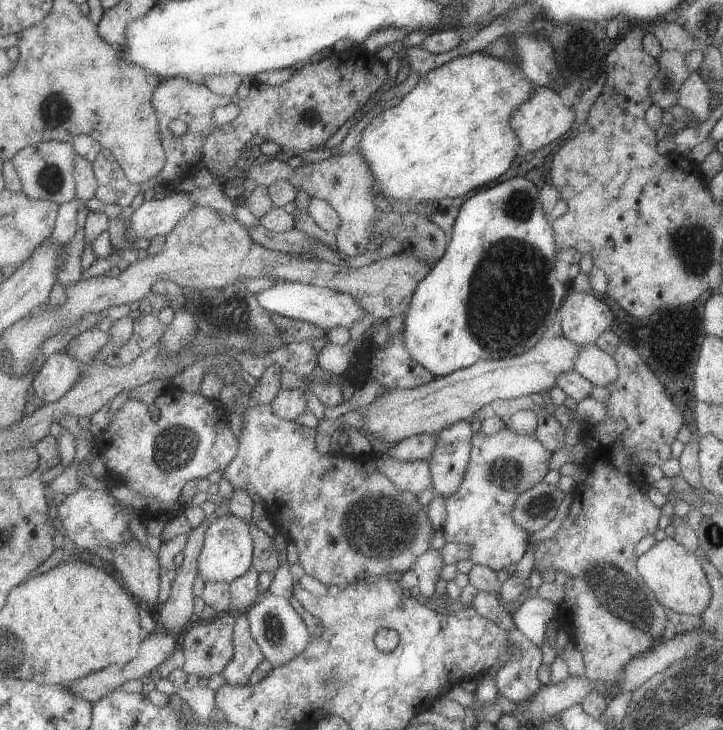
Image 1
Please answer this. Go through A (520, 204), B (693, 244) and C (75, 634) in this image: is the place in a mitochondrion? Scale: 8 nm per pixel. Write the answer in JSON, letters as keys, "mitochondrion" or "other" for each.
{"A":"mitochondrion","B":"mitochondrion","C":"other"}

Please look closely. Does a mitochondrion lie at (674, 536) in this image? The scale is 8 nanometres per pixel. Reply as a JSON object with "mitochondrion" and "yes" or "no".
{"mitochondrion":"no"}

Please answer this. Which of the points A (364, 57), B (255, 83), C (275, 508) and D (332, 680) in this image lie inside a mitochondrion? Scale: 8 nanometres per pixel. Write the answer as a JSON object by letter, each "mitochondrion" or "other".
{"A":"other","B":"other","C":"other","D":"mitochondrion"}

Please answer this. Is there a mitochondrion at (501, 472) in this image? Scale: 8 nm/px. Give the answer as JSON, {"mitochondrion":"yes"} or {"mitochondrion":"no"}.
{"mitochondrion":"yes"}

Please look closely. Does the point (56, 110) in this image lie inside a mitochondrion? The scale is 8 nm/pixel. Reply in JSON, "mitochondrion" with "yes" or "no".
{"mitochondrion":"yes"}

